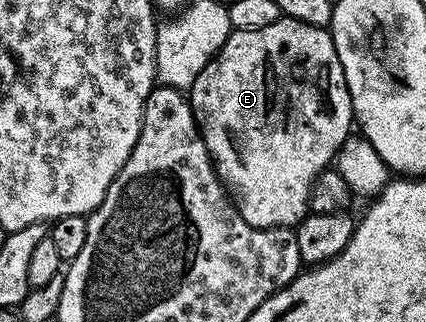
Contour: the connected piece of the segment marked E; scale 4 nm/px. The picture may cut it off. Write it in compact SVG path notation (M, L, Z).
M279 17L272 25L264 25L264 29L231 30L228 41L224 41L222 48L214 54L213 61L205 67L200 77L196 77L196 81L190 86L188 98L198 123L198 132L202 134L204 145L210 151L210 157L214 161L214 170L218 172L222 186L226 188L226 194L237 207L240 217L244 217L244 221L248 221L248 225L253 227L293 228L306 218L314 178L335 162L335 155L341 149L343 141L352 134L352 124L355 122L348 85L344 81L340 57L336 53L334 38L330 36L329 30L285 17Z

